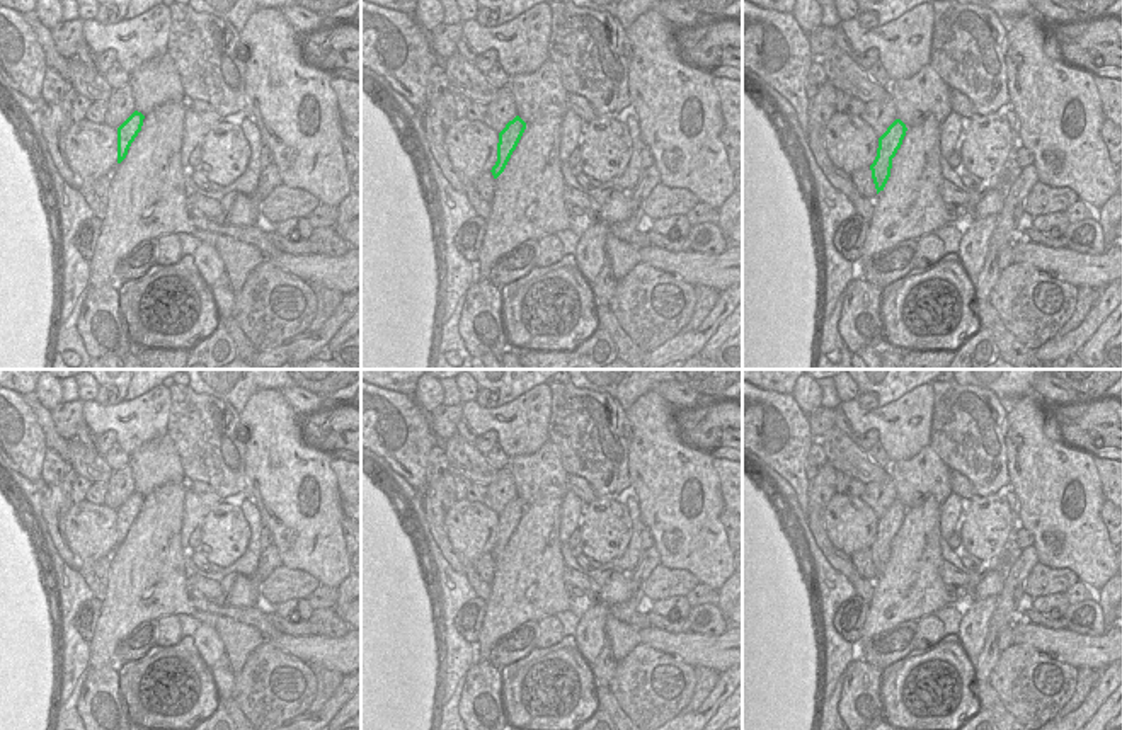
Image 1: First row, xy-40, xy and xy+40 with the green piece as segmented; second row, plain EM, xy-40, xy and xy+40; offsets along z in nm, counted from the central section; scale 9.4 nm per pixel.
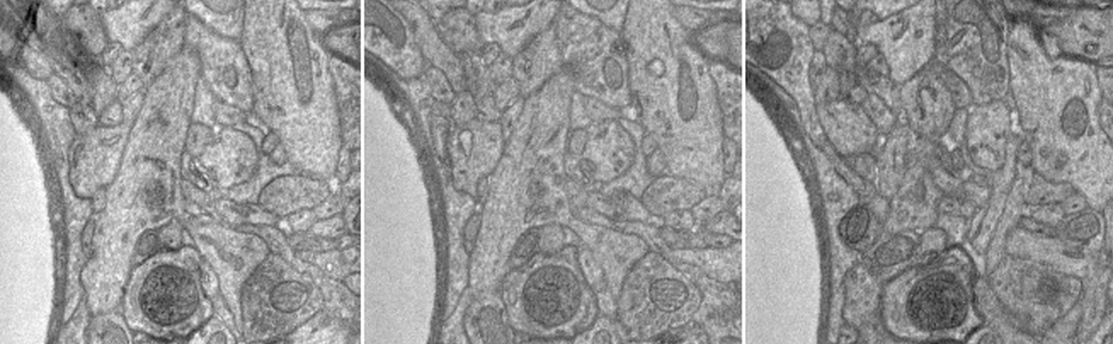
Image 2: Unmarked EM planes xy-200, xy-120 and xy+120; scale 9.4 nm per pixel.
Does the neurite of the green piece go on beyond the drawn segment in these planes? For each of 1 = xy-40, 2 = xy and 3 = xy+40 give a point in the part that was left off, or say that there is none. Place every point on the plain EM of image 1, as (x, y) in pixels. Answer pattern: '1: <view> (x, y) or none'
1: none
2: none
3: none

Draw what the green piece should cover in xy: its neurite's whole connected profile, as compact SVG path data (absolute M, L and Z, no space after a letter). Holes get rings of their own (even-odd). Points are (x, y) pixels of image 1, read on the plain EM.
M516 497L499 514L497 543L490 551L494 560L497 560L504 553L512 533L516 531L523 514L524 514L524 510L526 510L526 504L519 497Z

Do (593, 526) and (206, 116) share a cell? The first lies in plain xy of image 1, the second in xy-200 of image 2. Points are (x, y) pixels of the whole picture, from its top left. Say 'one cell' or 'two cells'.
two cells

